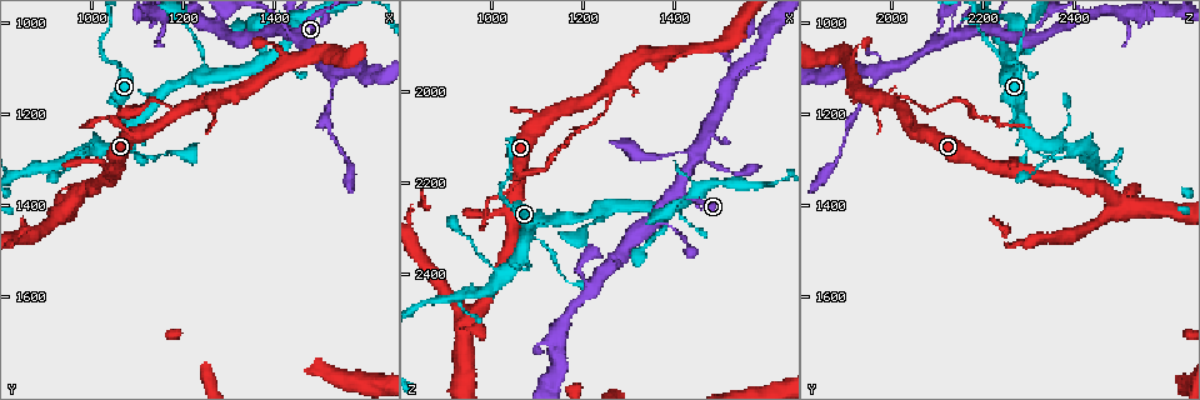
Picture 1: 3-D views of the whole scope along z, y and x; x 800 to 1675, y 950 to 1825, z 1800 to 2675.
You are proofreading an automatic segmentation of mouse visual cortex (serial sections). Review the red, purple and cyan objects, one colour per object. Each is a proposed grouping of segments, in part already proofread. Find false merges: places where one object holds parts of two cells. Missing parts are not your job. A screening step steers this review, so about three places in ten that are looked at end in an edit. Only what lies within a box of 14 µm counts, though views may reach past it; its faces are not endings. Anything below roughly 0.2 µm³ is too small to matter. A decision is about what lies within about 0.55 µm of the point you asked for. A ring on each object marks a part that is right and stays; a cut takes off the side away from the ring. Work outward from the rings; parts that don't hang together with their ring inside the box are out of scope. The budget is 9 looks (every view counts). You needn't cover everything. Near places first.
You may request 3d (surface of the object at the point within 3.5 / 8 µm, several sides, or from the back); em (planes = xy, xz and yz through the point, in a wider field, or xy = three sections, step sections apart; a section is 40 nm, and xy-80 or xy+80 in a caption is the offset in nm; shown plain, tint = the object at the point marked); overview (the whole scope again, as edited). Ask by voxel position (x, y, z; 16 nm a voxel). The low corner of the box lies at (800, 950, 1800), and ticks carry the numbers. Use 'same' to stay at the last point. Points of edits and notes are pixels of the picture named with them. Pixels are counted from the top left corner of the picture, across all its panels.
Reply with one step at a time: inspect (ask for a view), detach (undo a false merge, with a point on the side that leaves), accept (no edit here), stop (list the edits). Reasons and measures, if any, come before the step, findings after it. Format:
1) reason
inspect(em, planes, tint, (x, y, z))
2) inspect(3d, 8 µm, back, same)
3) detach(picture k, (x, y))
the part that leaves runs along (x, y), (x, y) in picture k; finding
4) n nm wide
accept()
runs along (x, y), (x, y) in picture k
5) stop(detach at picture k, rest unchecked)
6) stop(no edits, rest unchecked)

abrupt turn
inspect(3d, 3.5 µm, (1090, 1210, 2280))

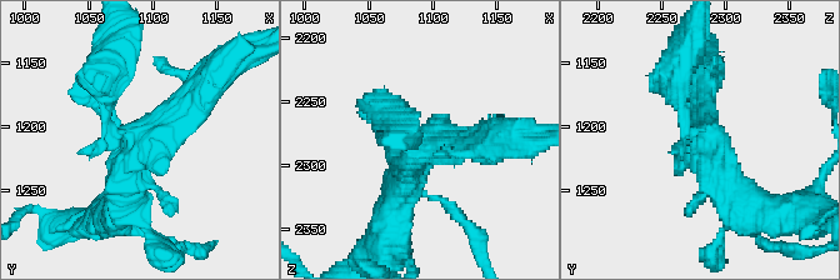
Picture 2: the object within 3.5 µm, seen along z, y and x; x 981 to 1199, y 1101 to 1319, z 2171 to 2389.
inspect(em, xy, step 1, tint, (1088, 1208, 2284))

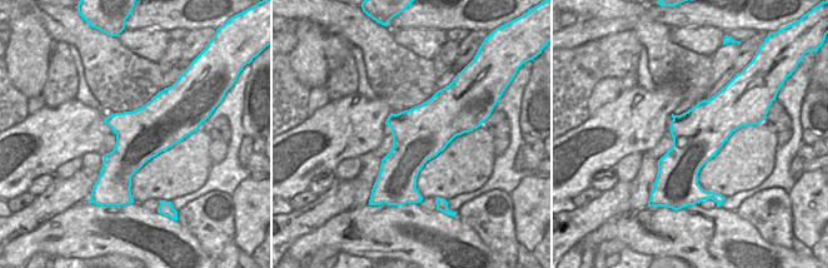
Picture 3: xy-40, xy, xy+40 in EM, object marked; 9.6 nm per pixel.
detach(picture 2, (406, 190))
the part that leaves runs along (116, 131), (150, 135), (215, 74) in picture 2; two cells meet here

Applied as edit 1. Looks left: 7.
sharp bend
inspect(3d, 8 µm, (1255, 1170, 1995))

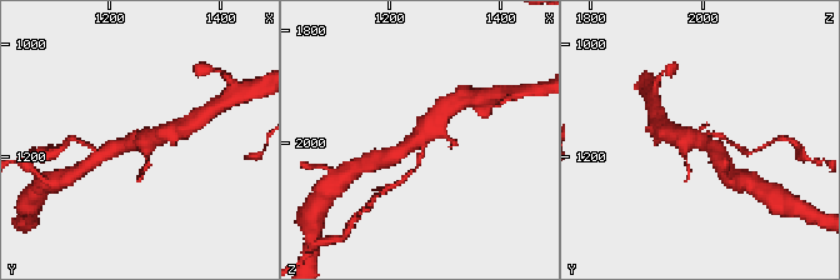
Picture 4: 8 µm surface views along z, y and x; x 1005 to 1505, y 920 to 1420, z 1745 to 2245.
zoom in
inspect(3d, 3.5 µm, back, (1255, 1165, 1995))

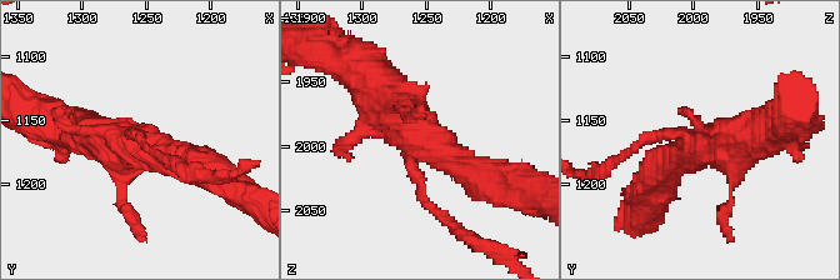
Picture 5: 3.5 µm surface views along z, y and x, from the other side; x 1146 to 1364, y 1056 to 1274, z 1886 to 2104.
inspect(em, xy, step 2, tint, (1252, 1166, 1996))

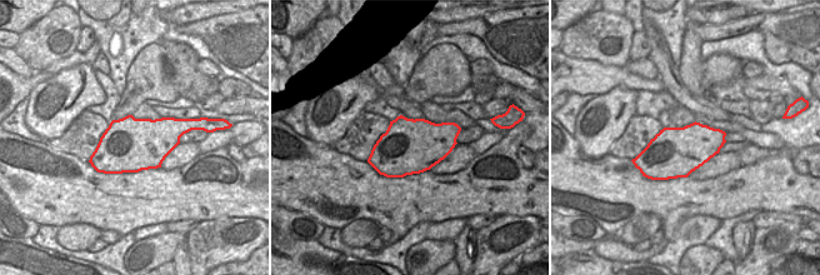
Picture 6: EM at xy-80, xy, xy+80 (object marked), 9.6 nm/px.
550 nm wide
detach(picture 5, (425, 201))
the part that leaves runs along (413, 164), (420, 199), (481, 246) in picture 5; a second cell is stuck on

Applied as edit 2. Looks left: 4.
inspect(overview)

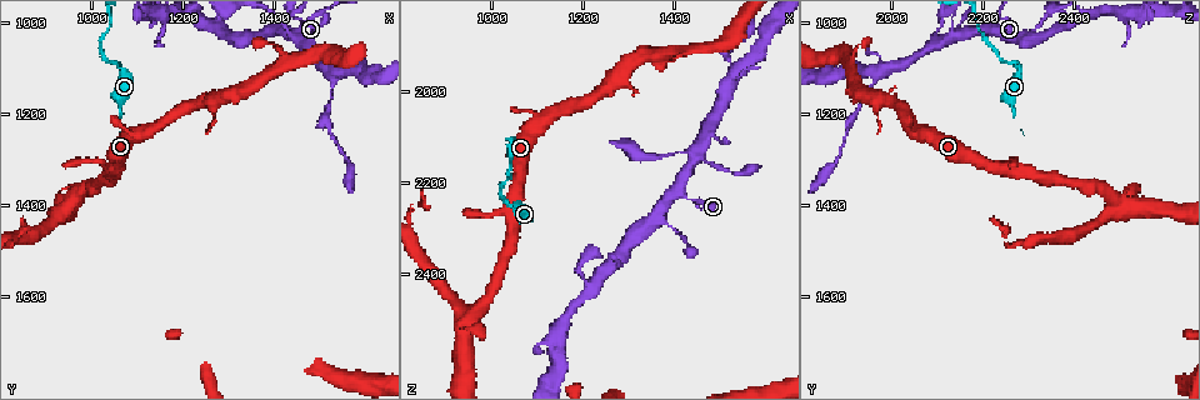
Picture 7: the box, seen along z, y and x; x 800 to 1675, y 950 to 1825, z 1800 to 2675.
four-way junction
inspect(3d, 3.5 µm, (1445, 1030, 2150))

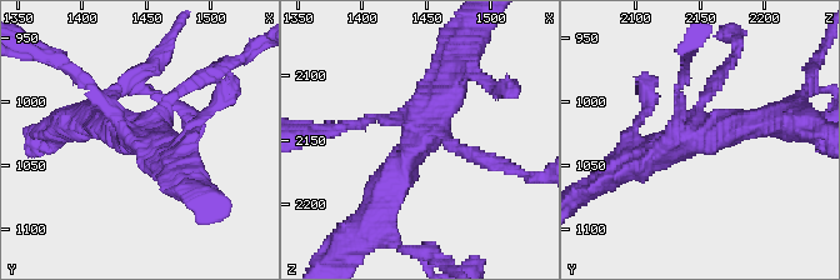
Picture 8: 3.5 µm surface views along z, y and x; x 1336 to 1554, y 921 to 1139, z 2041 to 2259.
4 arms; arms of 150, 150, 350, 400 nm
inspect(em, xy, step 2, tint, (1450, 1026, 2148))

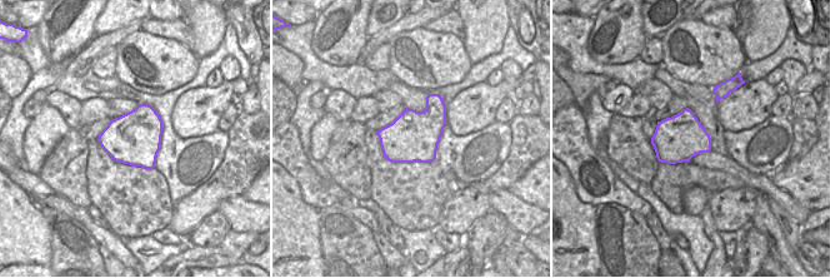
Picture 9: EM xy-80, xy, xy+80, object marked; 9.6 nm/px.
480 nm wide
accept()
runs along (383, 201), (453, 68) in picture 8; all the same cell

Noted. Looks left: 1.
stop(detach at picture 2, detach at picture 5, rest unchecked)

